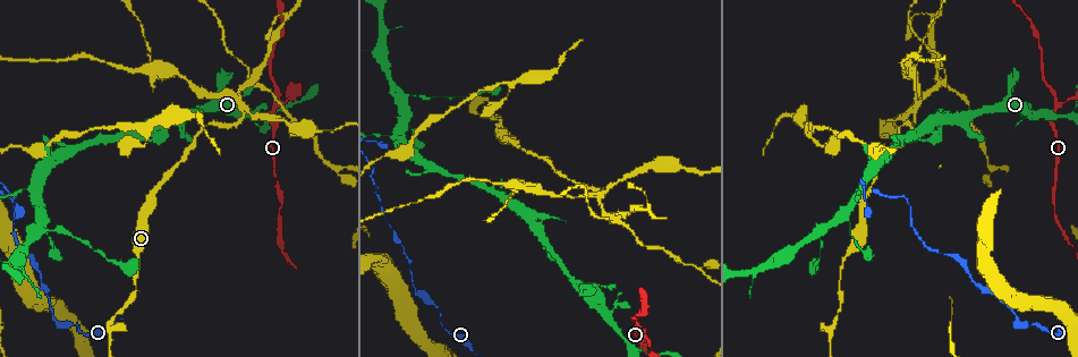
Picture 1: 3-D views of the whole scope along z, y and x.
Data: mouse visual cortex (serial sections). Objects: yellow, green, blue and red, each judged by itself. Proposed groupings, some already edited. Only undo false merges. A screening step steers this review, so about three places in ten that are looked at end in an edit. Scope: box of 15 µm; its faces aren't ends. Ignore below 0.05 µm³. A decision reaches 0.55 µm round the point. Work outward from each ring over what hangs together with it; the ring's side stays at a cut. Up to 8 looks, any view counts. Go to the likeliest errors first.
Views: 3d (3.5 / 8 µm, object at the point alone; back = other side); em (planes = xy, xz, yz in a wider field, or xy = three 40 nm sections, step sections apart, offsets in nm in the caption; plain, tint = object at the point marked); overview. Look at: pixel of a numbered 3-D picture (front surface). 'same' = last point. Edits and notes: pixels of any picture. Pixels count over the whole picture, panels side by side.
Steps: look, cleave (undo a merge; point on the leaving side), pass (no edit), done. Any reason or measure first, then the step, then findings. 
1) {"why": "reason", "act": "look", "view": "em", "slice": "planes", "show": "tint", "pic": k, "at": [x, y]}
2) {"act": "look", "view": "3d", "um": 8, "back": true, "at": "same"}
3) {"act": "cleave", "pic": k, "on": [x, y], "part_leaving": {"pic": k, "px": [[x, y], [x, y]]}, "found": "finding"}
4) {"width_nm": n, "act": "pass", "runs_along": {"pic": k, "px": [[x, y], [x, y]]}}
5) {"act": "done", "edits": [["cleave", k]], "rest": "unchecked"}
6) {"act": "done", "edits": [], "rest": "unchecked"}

{"why": "abrupt turn", "act": "look", "view": "3d", "um": 3.5, "pic": 1, "at": [239, 123]}

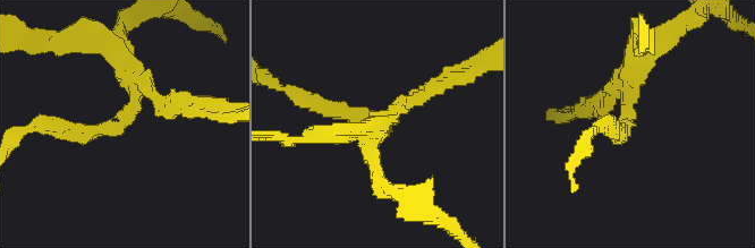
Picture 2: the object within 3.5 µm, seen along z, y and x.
{"arms": 3, "arm_widths_nm": [200, 200, 250], "why": "now the EM", "act": "look", "view": "em", "slice": "xy", "step": 2, "show": "tint", "pic": 2, "at": [127, 120]}

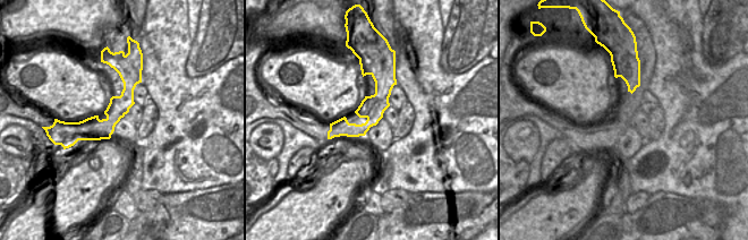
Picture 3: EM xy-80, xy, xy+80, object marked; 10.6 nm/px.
{"width_nm": 260, "act": "cleave", "pic": 2, "on": [594, 105], "found": "two cells meet here"}

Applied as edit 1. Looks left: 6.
{"why": "see it whole again", "act": "look", "view": "overview"}

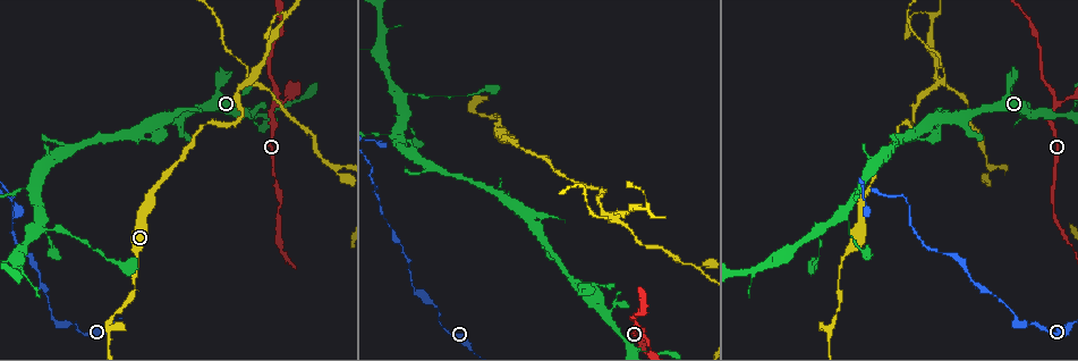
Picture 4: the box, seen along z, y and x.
{"why": "four arms meet", "act": "look", "view": "3d", "um": 3.5, "pic": 4, "at": [251, 80]}

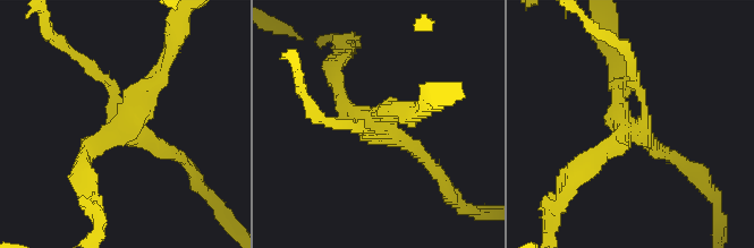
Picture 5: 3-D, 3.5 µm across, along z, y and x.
{"act": "look", "view": "em", "slice": "xy", "step": 1, "show": "tint", "pic": 5, "at": [123, 130]}

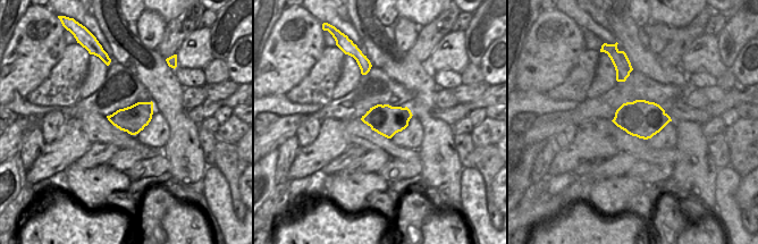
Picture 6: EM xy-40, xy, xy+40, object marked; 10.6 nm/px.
{"arm_widths_nm": [150, 200, 200, 200], "act": "cleave", "pic": 5, "on": [108, 83], "part_leaving": {"pic": 5, "px": [[636, 131], [702, 177]]}, "found": "a second cell is stuck on"}

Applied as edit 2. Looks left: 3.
{"why": "a fork", "act": "look", "view": "3d", "um": 3.5, "pic": 4, "at": [636, 331]}

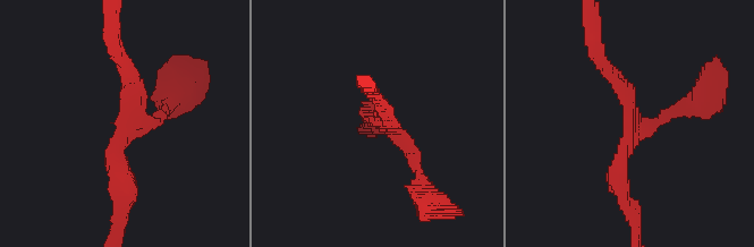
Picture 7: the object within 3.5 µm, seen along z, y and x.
{"arms": 3, "arm_widths_nm": [150, 200, 300], "why": "shape alone is not enough", "act": "look", "view": "em", "slice": "xy", "step": 1, "show": "tint", "pic": 7, "at": [377, 124]}

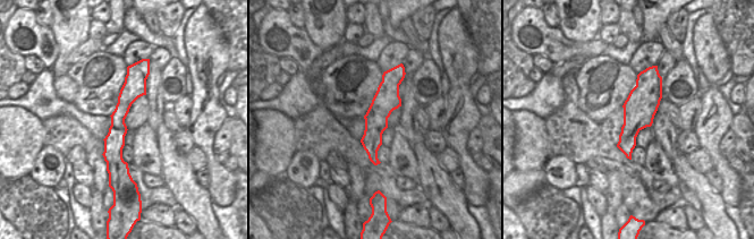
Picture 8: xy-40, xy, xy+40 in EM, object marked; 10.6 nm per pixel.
{"act": "pass", "runs_along": {"pic": 8, "px": [[133, 74], [118, 116], [115, 170]]}, "found": "continuous, no second cell"}

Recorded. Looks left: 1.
{"act": "done", "edits": [["cleave", 2], ["cleave", 5]], "rest": "unchecked"}

